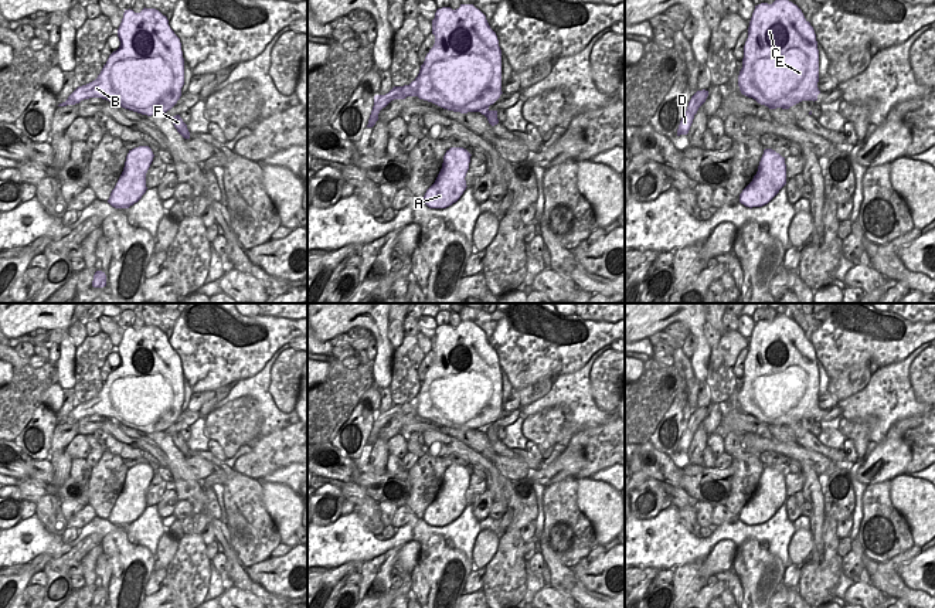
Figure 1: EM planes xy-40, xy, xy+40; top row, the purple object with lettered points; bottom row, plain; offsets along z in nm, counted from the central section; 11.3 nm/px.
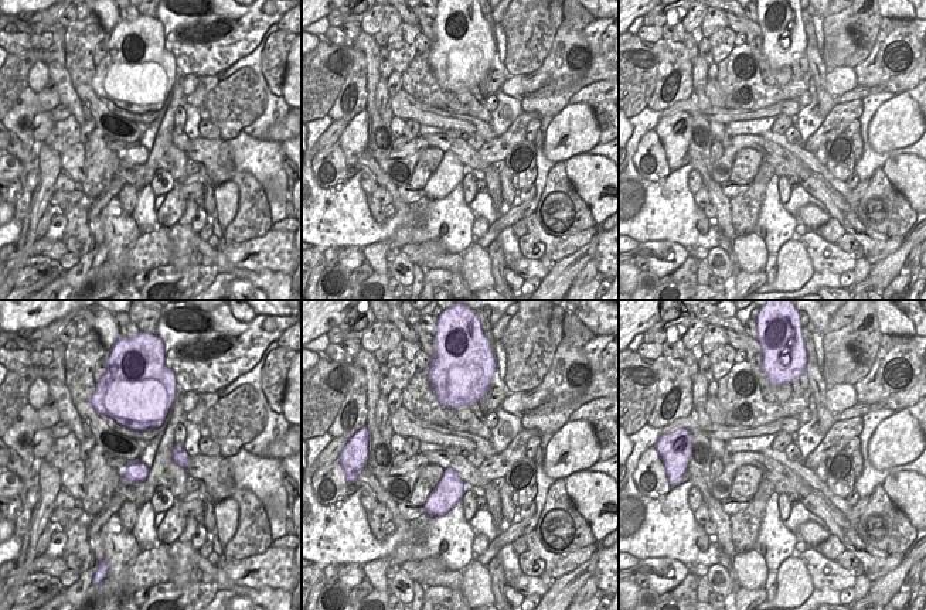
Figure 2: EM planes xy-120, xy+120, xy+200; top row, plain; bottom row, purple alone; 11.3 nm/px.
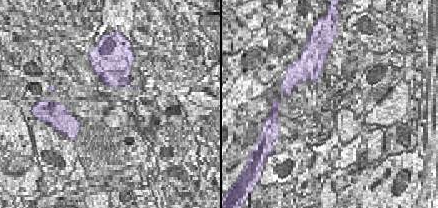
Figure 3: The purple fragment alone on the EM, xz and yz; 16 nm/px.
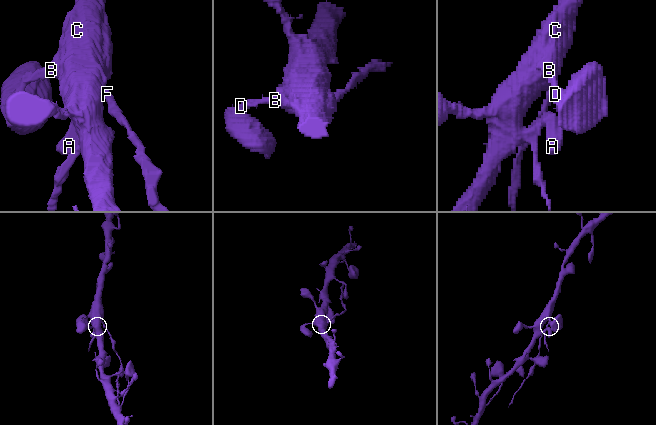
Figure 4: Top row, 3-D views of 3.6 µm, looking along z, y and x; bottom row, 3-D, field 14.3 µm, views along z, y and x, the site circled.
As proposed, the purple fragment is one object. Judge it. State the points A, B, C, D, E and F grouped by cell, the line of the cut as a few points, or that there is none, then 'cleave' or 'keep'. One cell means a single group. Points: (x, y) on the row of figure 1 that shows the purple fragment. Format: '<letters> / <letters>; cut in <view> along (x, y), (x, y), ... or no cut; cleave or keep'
A B C D E / F; cut in xy along (488, 109), (485, 115); cleave

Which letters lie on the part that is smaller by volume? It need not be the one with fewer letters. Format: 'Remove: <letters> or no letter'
Remove: F

